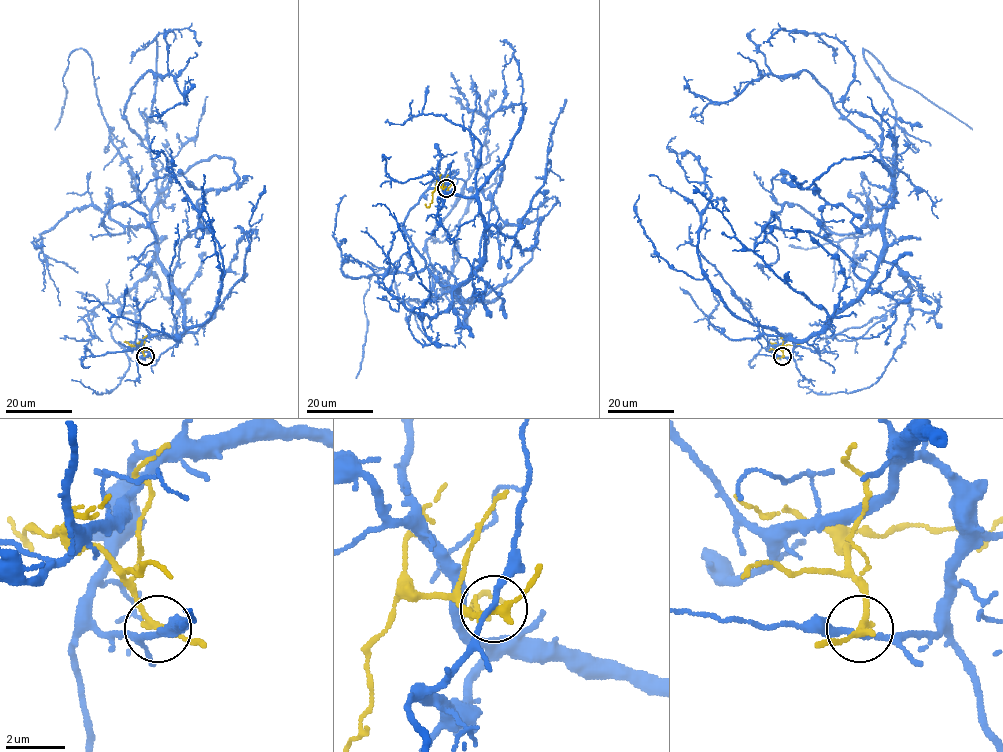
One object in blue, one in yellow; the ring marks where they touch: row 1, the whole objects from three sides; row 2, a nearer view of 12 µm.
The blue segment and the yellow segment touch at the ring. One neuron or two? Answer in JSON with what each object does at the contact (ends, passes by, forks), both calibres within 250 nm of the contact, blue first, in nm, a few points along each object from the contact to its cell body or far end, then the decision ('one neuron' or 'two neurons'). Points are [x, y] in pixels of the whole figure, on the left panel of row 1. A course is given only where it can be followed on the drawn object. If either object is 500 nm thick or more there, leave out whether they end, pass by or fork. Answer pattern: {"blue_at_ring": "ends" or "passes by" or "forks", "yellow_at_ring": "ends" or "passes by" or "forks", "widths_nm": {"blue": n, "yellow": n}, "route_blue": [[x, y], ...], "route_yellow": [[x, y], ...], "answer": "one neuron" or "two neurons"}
{"blue_at_ring": "passes by", "yellow_at_ring": "passes by", "widths_nm": {"blue": 180, "yellow": 240}, "route_blue": [[146, 357], [142, 338], [184, 325], [124, 114], [149, 70], [185, 101], [155, 107]], "route_yellow": [[146, 356], [141, 349], [124, 342]], "answer": "two neurons"}

